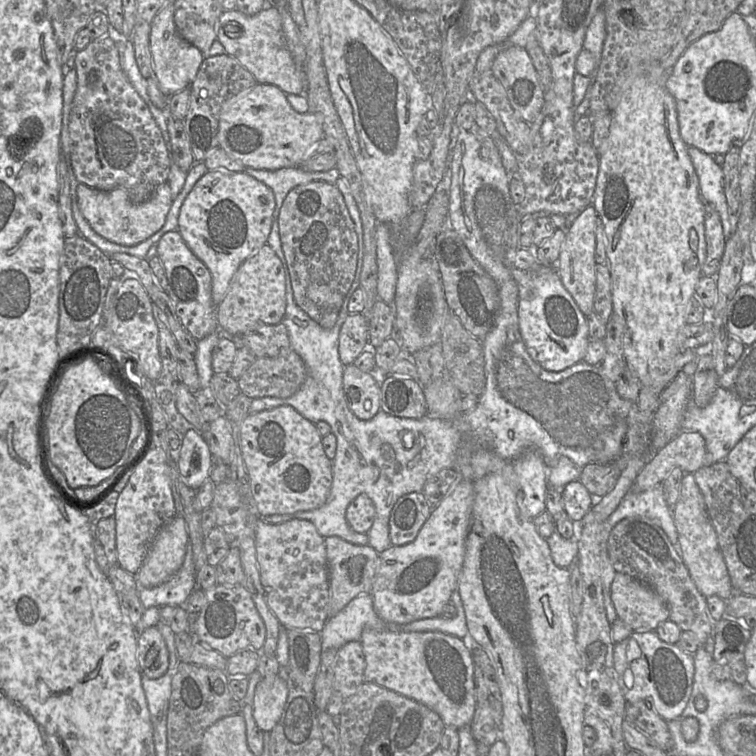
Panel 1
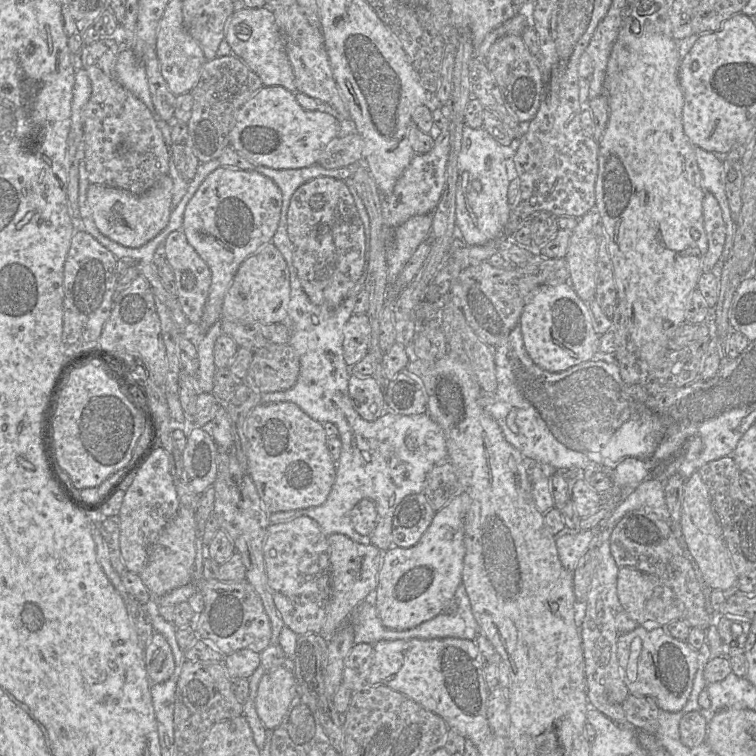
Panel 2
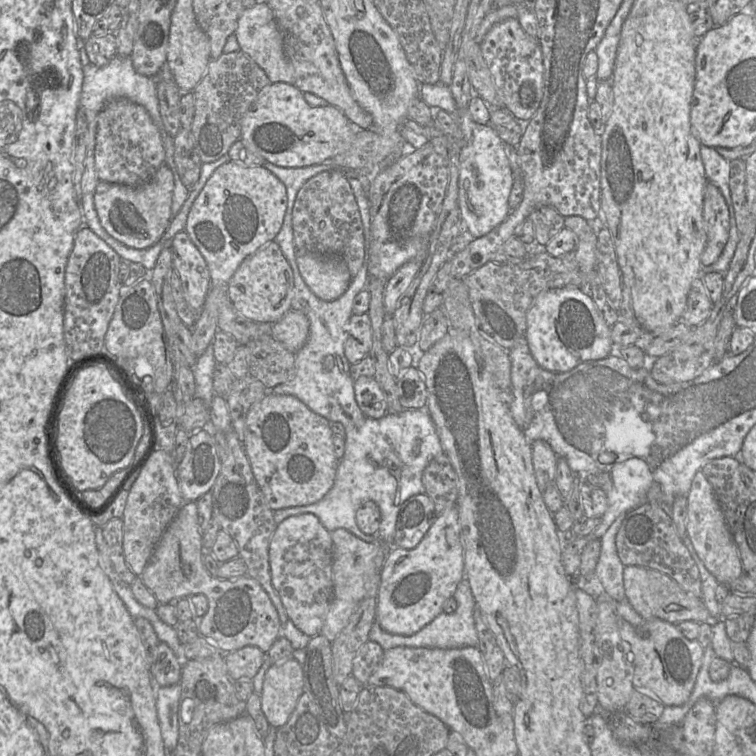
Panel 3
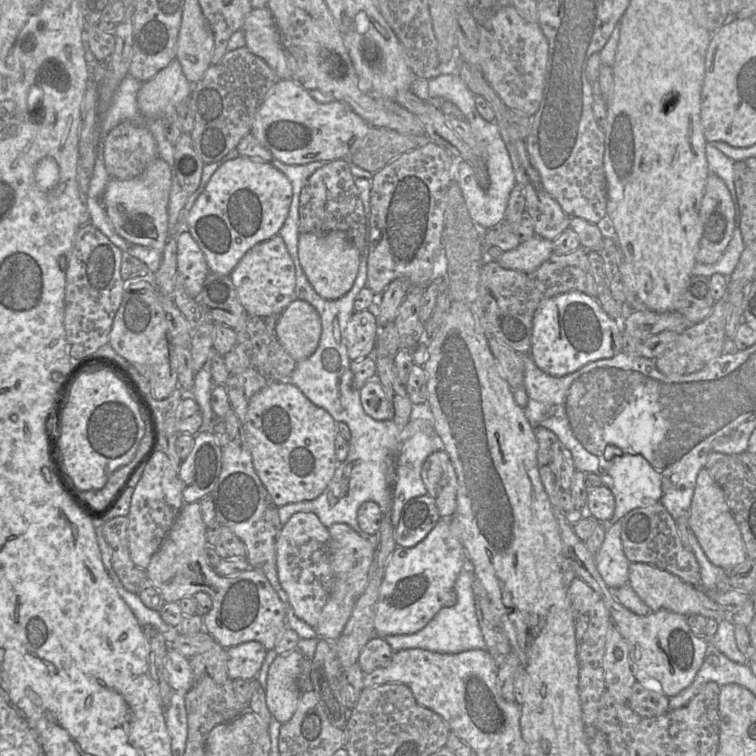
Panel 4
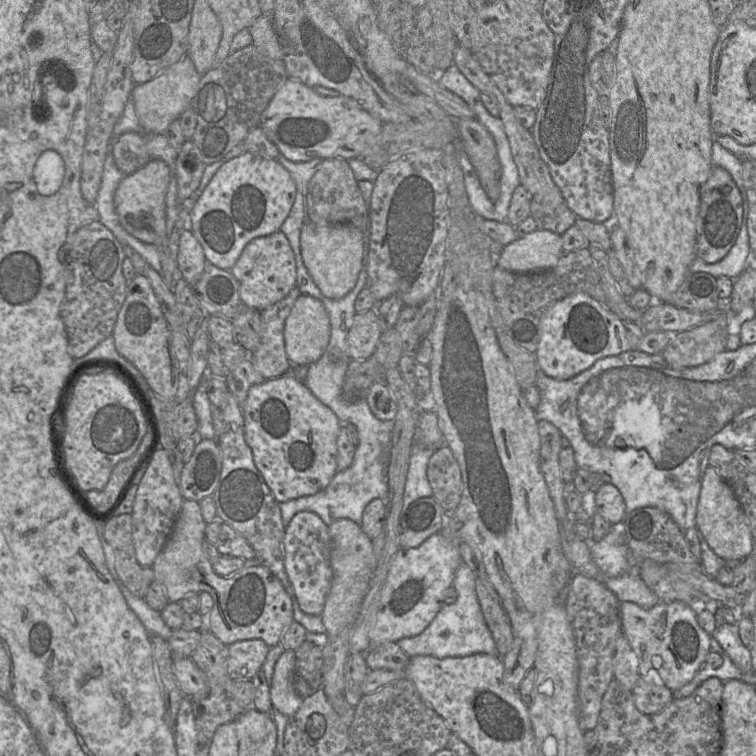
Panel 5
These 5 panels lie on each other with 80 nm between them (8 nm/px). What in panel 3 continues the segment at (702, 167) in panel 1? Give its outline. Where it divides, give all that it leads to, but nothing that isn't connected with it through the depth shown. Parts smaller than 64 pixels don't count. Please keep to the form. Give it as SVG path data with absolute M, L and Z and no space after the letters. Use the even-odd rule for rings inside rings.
M701 145L701 159L708 183L714 184L722 193L728 207L734 207L729 188L730 161L715 148Z

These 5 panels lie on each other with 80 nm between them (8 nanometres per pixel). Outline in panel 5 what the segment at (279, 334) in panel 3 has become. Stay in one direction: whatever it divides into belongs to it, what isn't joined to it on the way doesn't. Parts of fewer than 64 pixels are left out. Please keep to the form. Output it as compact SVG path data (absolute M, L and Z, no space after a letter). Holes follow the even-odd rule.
M301 294L284 325L287 357L293 366L309 366L325 352L331 334L329 314L317 298Z

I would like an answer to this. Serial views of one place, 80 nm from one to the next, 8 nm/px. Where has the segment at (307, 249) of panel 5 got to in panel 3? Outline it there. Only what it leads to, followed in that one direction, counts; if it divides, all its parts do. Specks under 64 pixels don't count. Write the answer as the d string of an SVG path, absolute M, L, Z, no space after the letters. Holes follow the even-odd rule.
M315 253L297 255L300 274L310 290L321 300L334 301L348 289L352 276L343 260Z

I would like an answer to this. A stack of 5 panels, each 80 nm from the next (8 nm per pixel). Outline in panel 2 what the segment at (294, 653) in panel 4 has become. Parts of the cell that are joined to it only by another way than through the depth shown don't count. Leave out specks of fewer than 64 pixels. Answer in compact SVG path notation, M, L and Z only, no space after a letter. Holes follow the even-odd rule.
M279 666L264 673L254 702L266 729L278 727L295 694L296 679L292 671Z

